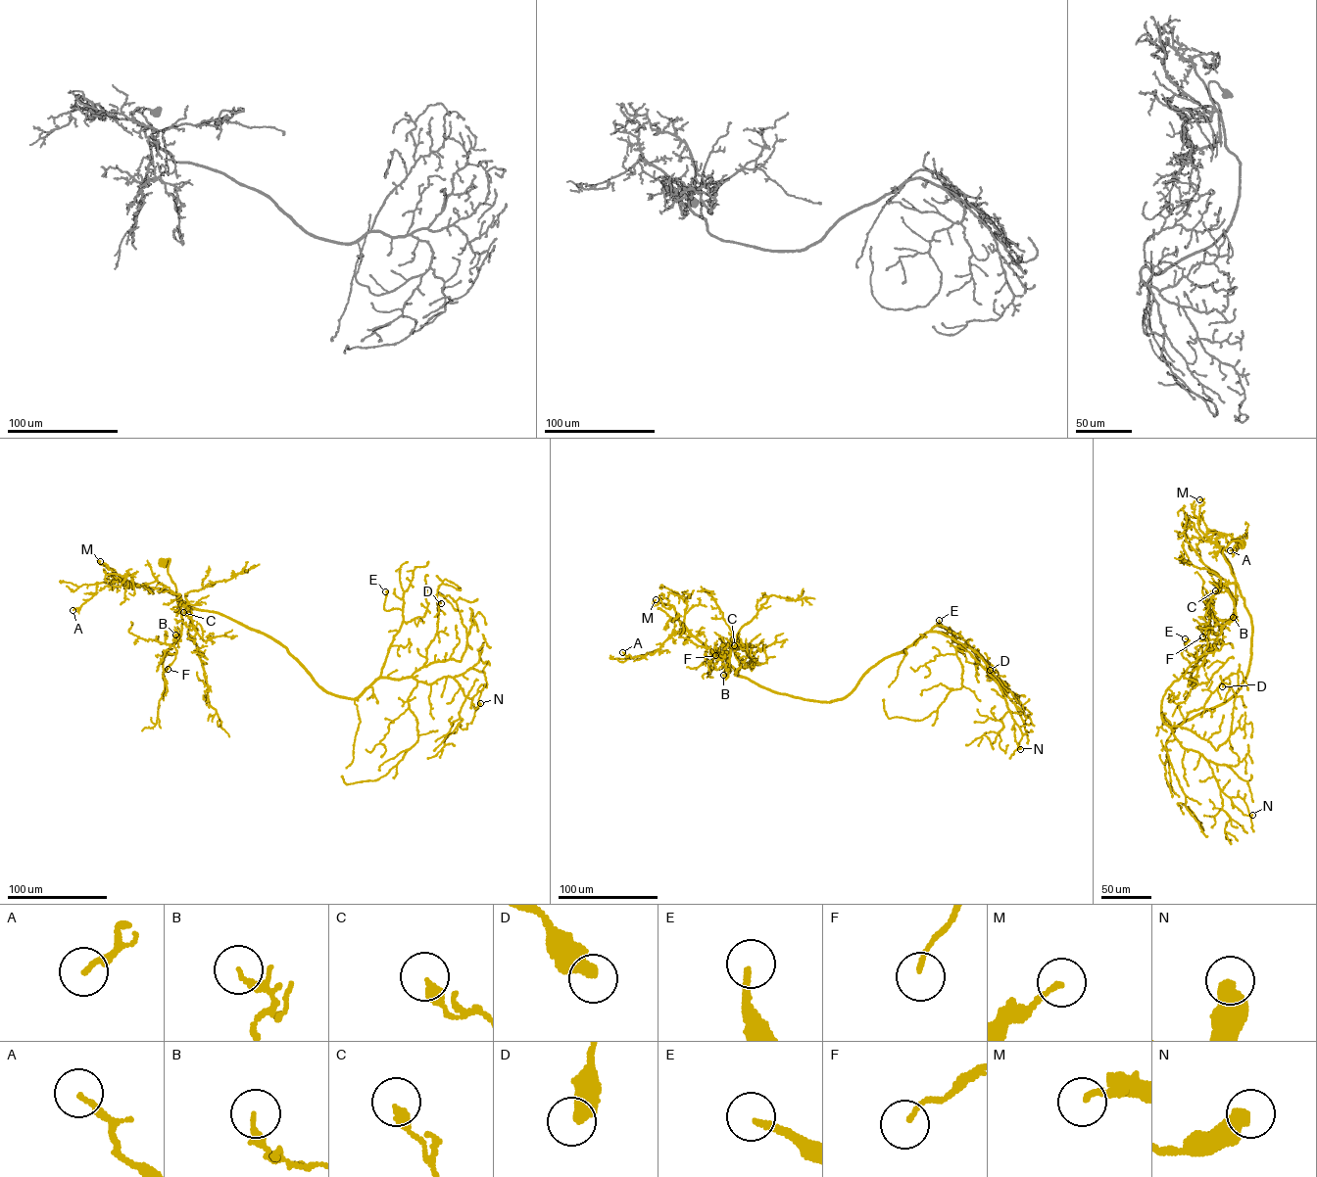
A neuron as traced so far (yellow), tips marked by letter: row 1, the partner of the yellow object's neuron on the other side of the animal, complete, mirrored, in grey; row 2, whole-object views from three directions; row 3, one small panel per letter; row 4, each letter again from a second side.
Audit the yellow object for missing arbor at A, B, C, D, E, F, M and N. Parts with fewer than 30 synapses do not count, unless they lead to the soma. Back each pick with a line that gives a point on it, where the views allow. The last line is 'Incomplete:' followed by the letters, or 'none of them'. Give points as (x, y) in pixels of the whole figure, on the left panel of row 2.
Incomplete: none of them

